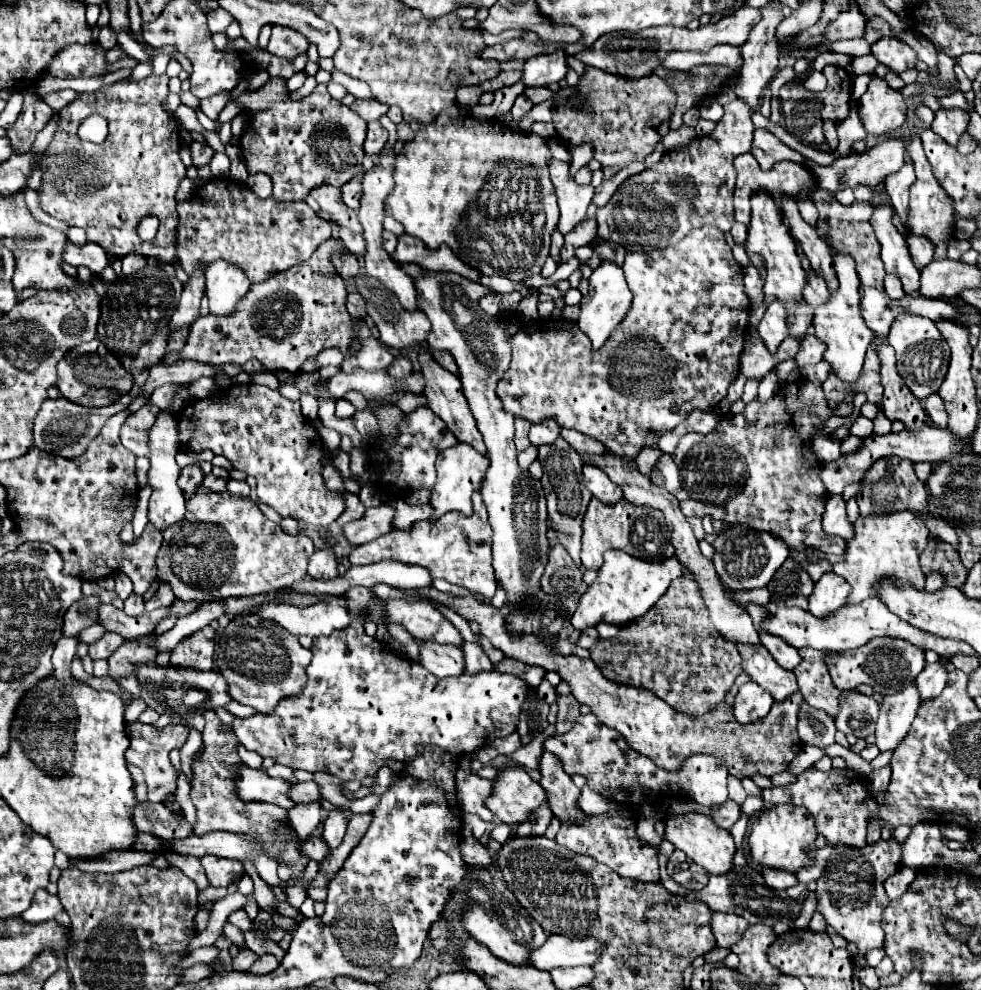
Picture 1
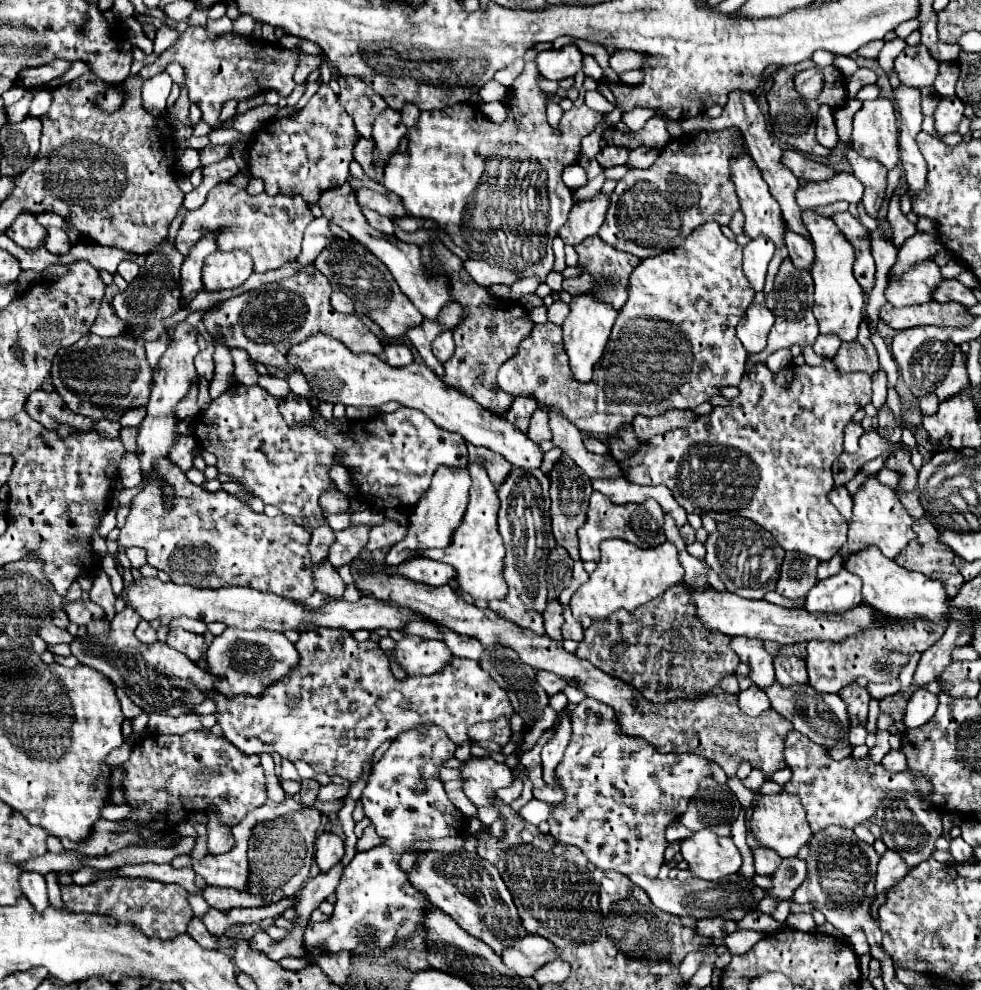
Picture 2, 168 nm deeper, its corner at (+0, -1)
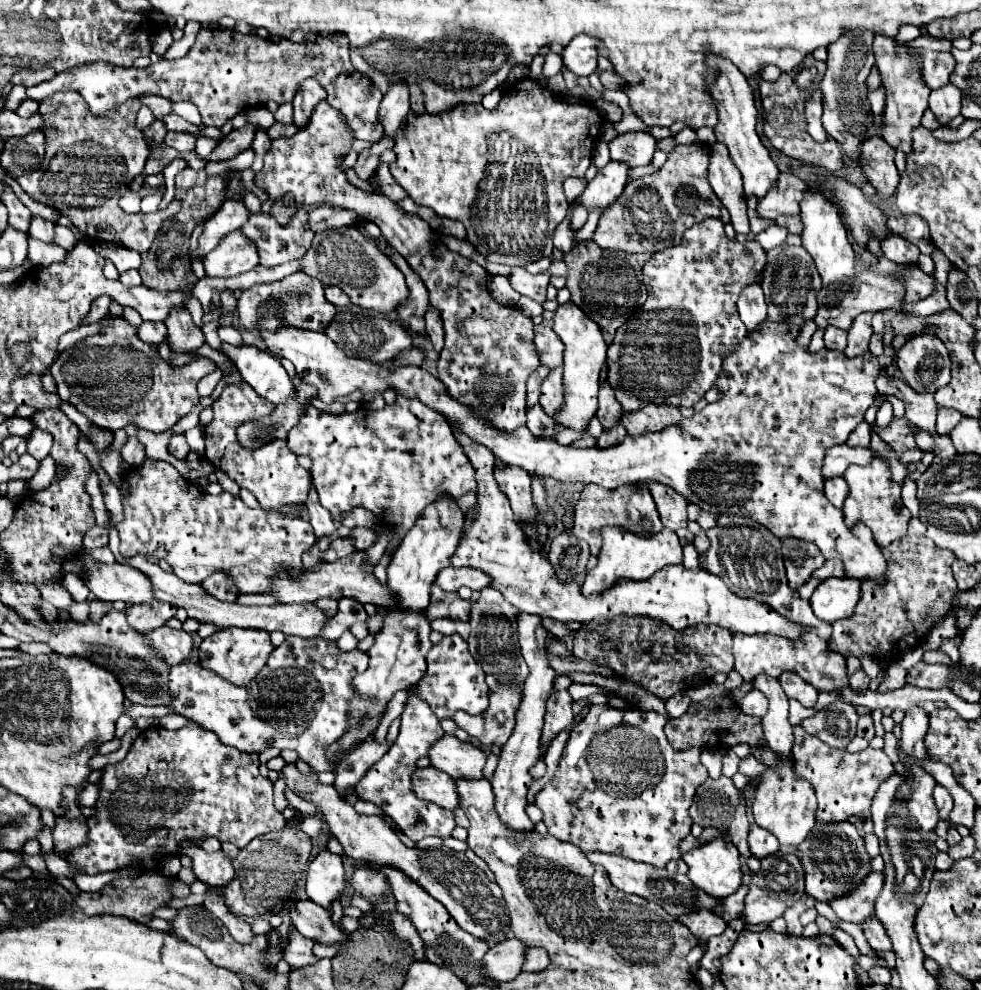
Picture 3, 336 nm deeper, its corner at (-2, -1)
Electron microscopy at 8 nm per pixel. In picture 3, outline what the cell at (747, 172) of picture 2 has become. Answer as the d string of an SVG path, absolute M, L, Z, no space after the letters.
M709 55L709 67L719 71L715 81L711 85L707 85L707 91L713 97L715 107L717 107L717 119L719 119L715 125L717 141L727 145L733 163L737 165L737 169L743 175L745 197L749 197L751 193L755 193L757 197L763 197L777 183L779 169L777 169L777 163L771 159L769 151L763 147L763 143L755 131L757 109L755 109L753 91L747 83L745 75L741 75L741 71L727 59L717 59L717 55Z

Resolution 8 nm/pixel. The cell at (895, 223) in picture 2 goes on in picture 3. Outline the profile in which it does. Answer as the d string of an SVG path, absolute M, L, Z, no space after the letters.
M891 235L891 237L887 237L883 243L881 243L881 249L883 249L883 253L885 253L885 257L889 259L889 261L893 261L893 263L917 263L917 257L919 257L919 249L913 245L913 243L909 243L909 241L905 241L903 237L899 237L899 235Z

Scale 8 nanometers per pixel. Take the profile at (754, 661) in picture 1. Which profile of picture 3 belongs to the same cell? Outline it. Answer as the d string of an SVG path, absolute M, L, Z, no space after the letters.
M835 701L827 709L817 711L817 715L813 715L811 719L805 719L801 725L807 733L819 737L823 743L835 749L845 749L855 737L857 719L859 715L853 705Z

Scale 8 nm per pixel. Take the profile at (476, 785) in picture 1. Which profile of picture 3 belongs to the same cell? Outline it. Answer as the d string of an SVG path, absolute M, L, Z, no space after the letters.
M435 767L417 769L413 773L413 793L419 799L437 803L445 809L459 807L459 795L455 789L455 781L449 775L437 771Z

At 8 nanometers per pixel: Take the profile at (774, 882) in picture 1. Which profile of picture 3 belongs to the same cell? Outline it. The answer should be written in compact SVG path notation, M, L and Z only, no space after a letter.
M751 823L751 827L749 827L749 849L751 849L753 857L757 857L761 861L769 855L775 855L779 849L779 843L771 831L765 831L763 827L757 827L757 823Z

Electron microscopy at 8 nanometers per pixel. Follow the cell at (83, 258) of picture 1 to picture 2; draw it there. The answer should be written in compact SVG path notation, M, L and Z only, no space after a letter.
M47 229L47 239L45 239L45 247L47 251L51 251L53 255L65 255L71 251L73 243L69 241L67 233L63 229Z

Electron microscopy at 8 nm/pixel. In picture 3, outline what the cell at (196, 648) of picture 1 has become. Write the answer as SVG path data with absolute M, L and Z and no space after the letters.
M159 627L155 631L143 633L145 639L149 639L149 645L161 655L169 665L185 663L193 649L193 637L185 633L183 629L171 629L171 627Z

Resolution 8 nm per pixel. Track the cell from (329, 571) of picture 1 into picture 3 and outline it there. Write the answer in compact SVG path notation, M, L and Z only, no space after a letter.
M313 487L313 491L309 491L309 499L305 501L307 505L307 511L309 511L309 523L313 525L315 529L315 535L317 537L323 537L323 535L331 535L335 531L335 525L333 525L333 519L329 515L329 511L325 511L325 507L321 507L319 499L317 499L317 491Z

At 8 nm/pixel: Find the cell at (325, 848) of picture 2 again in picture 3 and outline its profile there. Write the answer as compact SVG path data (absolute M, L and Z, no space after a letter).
M323 849L311 863L307 871L307 897L313 903L325 907L325 911L333 913L331 903L343 899L345 889L345 869L339 855Z

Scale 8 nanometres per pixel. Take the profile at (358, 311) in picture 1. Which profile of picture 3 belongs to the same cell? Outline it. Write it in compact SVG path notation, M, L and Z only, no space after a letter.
M325 287L325 297L329 303L333 303L337 309L345 309L349 303L349 297L343 289L339 287Z

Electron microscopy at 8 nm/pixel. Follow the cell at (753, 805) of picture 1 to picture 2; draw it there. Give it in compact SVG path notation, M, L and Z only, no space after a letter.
M753 769L753 771L749 773L749 777L747 777L747 779L743 779L743 785L745 785L747 789L751 789L753 793L759 793L759 789L761 789L763 781L765 781L765 775L763 775L761 771Z

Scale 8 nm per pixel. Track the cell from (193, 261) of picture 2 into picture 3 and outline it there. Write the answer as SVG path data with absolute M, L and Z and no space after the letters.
M225 199L225 203L221 205L221 209L205 223L203 233L199 235L199 249L193 255L207 255L209 251L213 251L221 237L227 235L229 231L239 229L245 219L249 219L249 209L245 207L243 199Z

